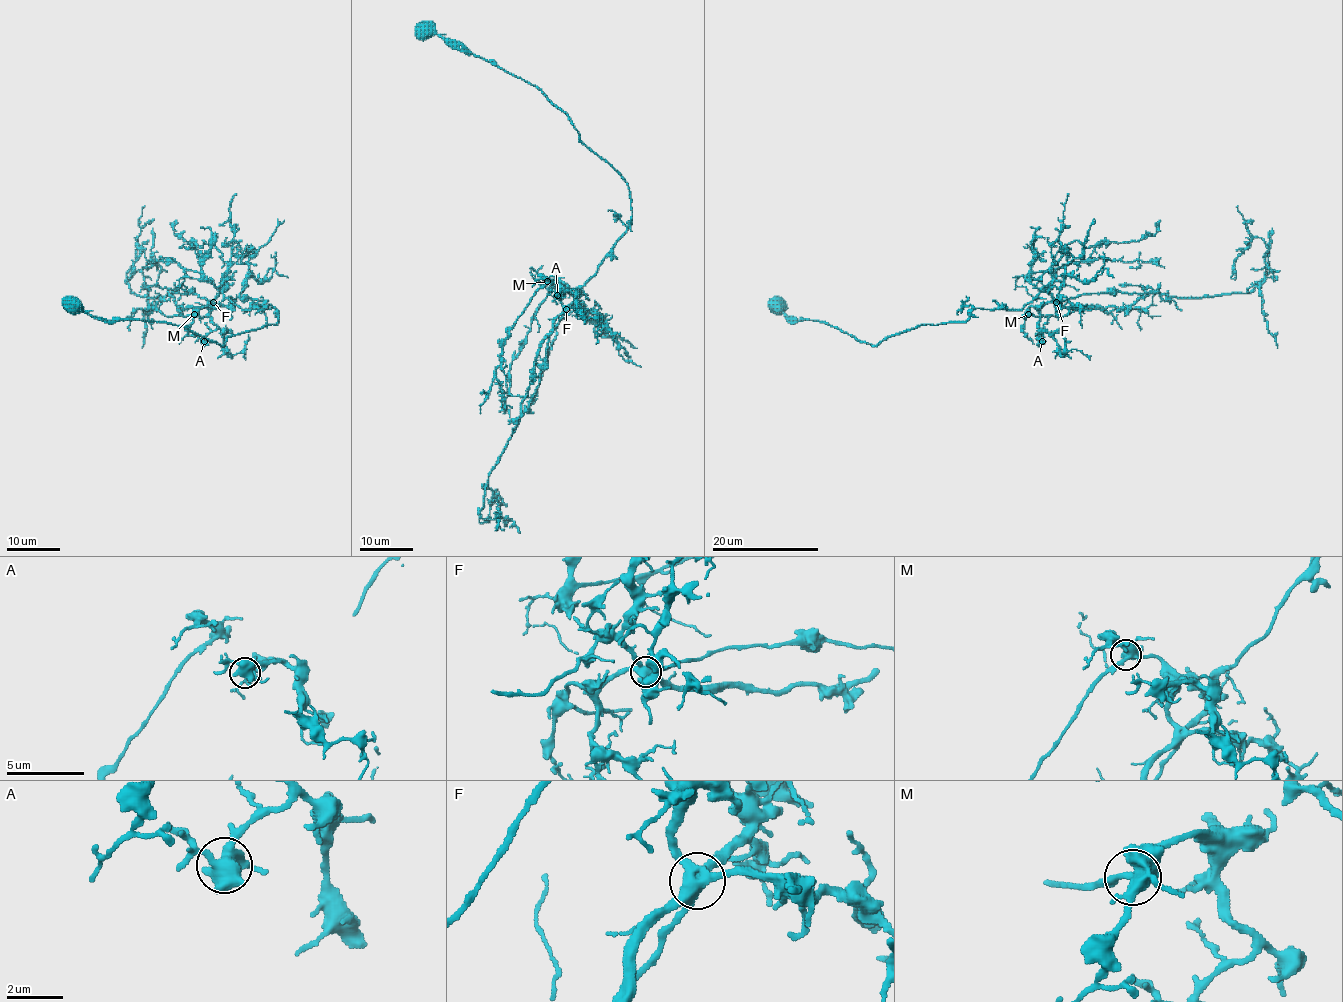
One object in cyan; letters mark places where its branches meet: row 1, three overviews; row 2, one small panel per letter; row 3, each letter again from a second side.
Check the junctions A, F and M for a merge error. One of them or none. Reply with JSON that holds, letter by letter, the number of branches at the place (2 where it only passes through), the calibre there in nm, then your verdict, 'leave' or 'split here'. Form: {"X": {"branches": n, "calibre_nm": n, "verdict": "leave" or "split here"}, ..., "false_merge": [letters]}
{"A": {"branches": 5, "calibre_nm": 500, "verdict": "leave"}, "F": {"branches": 5, "calibre_nm": 480, "verdict": "leave"}, "M": {"branches": 5, "calibre_nm": 500, "verdict": "leave"}, "false_merge": []}

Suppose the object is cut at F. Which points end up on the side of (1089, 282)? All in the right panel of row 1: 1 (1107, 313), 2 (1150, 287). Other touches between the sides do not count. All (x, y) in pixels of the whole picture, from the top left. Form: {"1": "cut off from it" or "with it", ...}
{"1": "cut off from it", "2": "cut off from it"}

